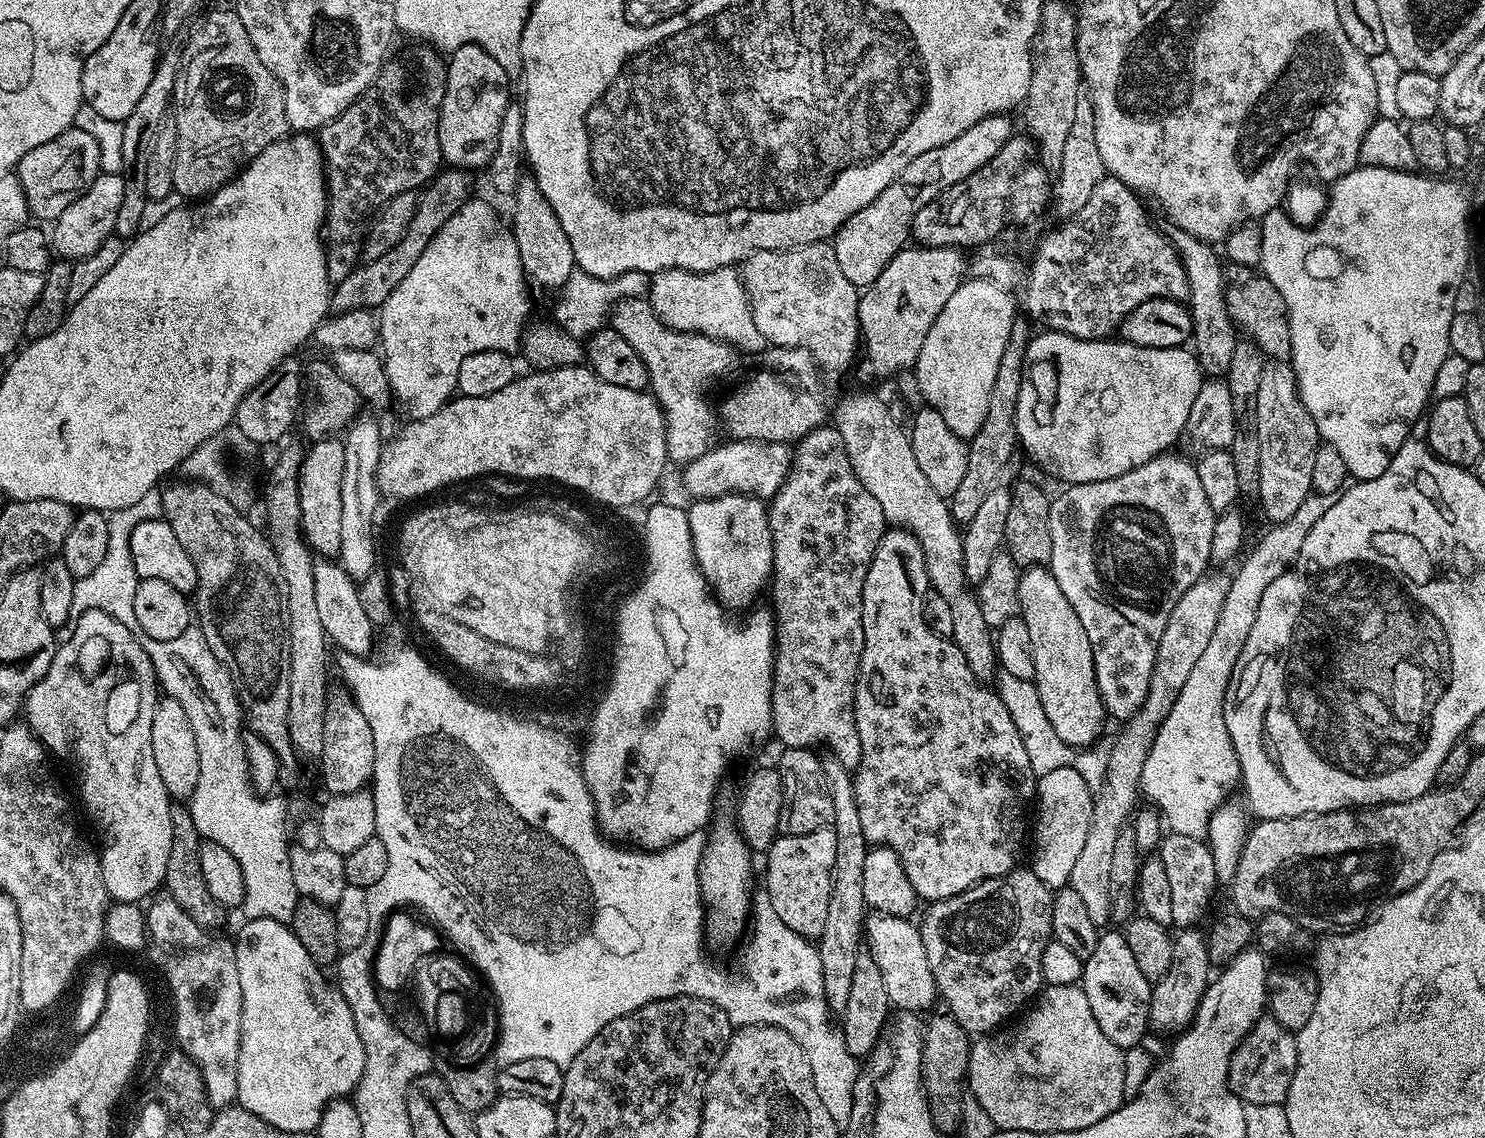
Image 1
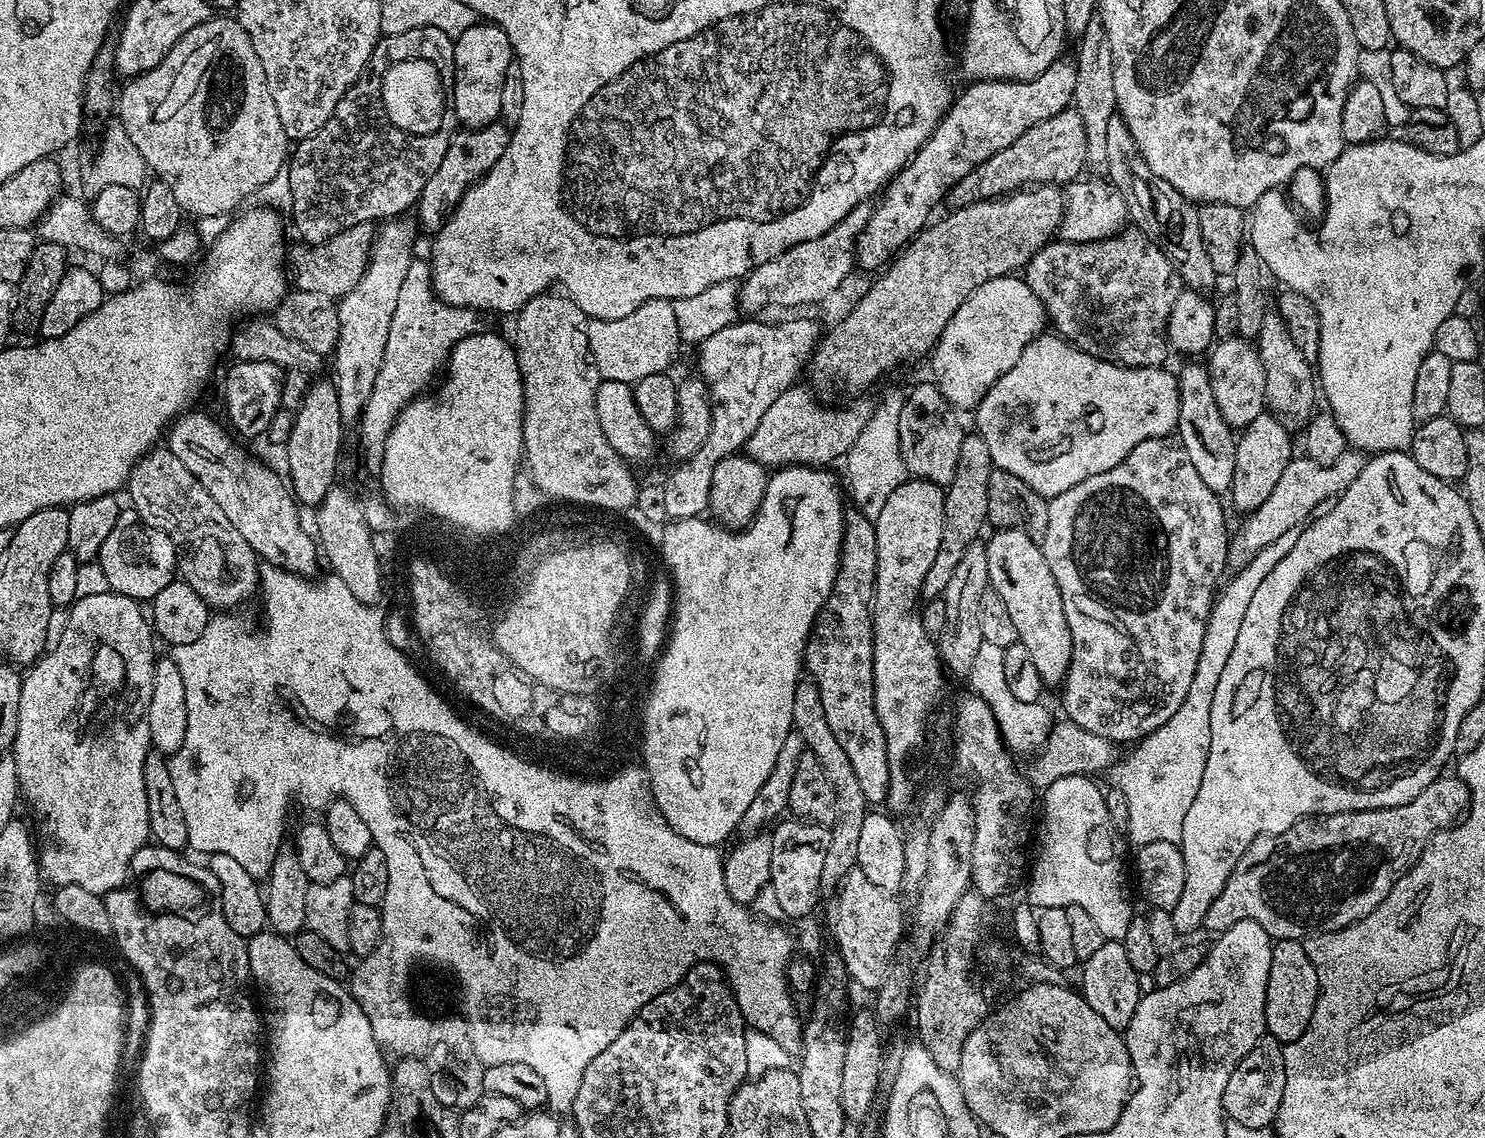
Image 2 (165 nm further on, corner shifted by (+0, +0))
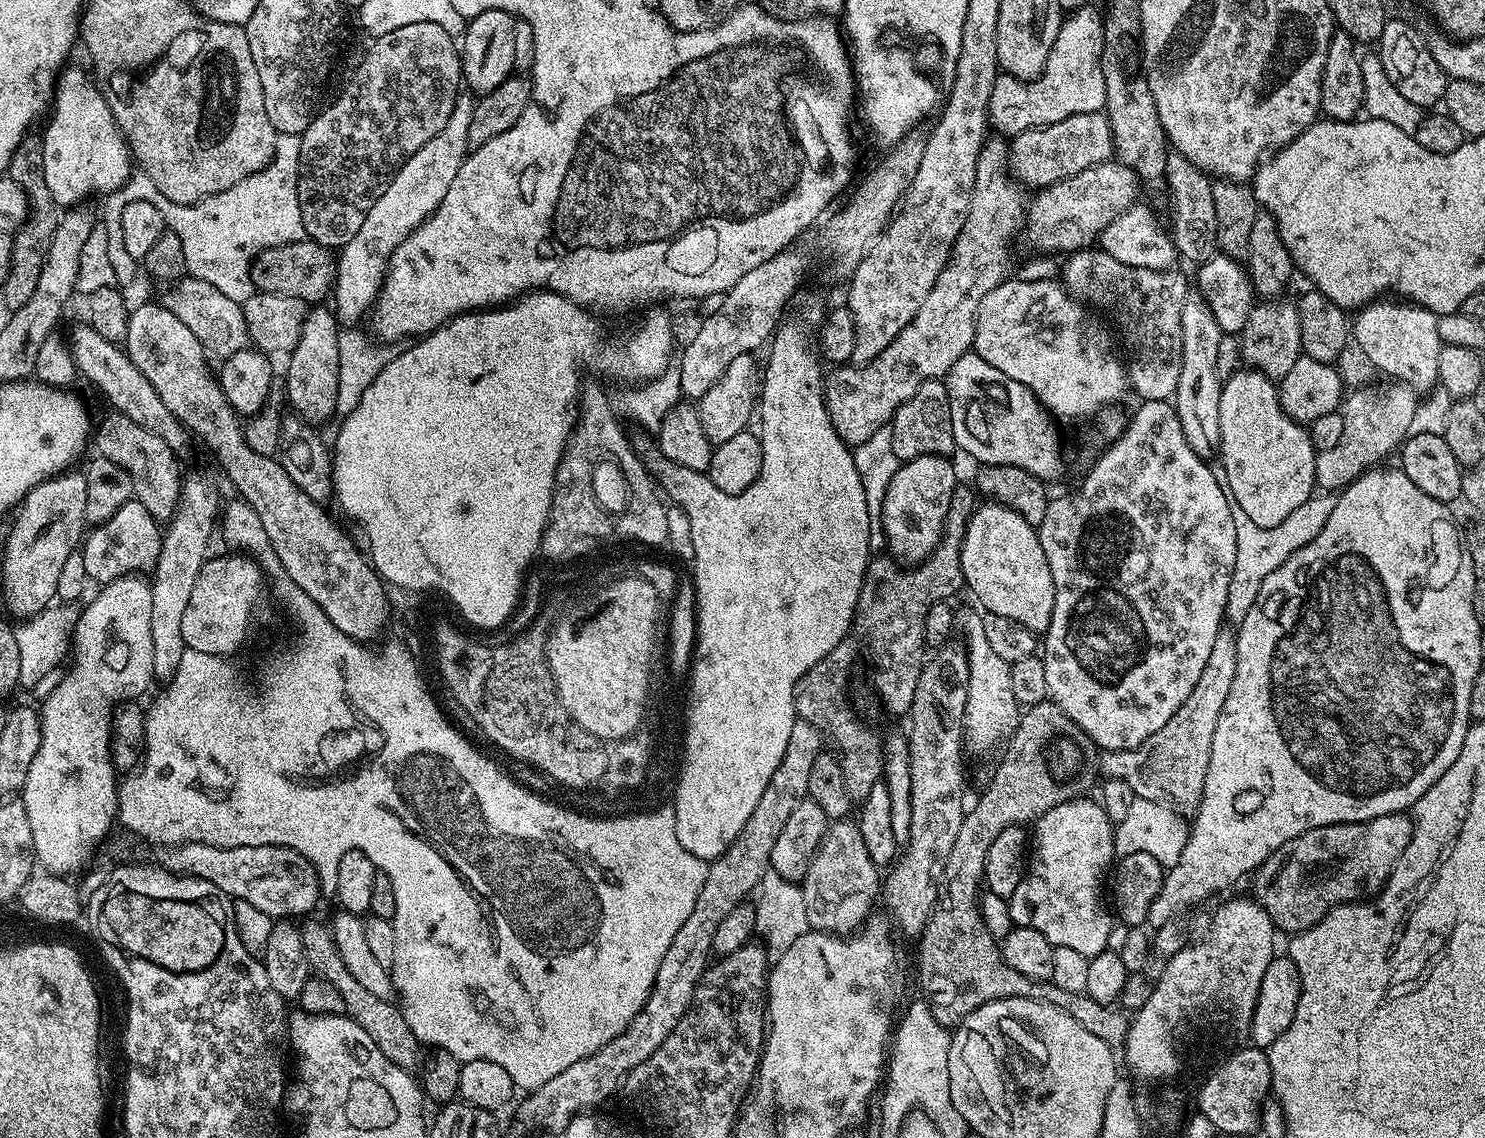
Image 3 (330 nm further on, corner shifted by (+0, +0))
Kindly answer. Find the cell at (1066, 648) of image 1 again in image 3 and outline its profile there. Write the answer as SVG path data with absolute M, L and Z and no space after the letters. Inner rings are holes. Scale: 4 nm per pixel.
M984 502L973 512L962 542L962 574L967 591L976 595L985 613L1014 618L1032 632L1048 631L1054 614L1054 578L1042 554L1040 533L1014 510Z

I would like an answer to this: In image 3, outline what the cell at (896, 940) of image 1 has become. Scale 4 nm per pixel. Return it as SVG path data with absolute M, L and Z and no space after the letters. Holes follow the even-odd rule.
M845 818L828 825L828 833L824 835L824 841L814 854L810 866L806 870L804 879L800 884L802 898L806 898L806 918L809 929L818 932L830 932L833 934L852 934L864 927L869 916L873 915L872 903L878 900L882 892L882 876L878 866L870 858L866 850L866 842L862 842L862 830L859 823Z

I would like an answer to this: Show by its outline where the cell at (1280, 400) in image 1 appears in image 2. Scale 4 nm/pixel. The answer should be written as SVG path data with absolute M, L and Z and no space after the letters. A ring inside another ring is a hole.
M1270 310L1266 318L1262 318L1262 330L1254 341L1260 349L1262 366L1266 370L1266 394L1264 395L1267 407L1275 415L1297 426L1307 424L1308 419L1317 411L1318 376L1313 365L1302 358L1302 350L1294 346L1294 338L1290 338L1290 330L1286 330L1286 322L1282 322L1279 311Z

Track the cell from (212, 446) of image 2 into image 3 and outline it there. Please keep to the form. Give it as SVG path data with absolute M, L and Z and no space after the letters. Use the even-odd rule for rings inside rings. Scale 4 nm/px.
M88 322L76 325L68 333L68 341L77 373L102 392L115 411L130 418L130 422L150 430L150 434L158 434L158 438L162 438L162 442L166 442L166 446L170 446L173 452L183 453L184 443L190 440L188 429L180 423L180 419L170 414L162 398L158 398L154 386L146 382L146 376L134 366L123 347L102 338Z

